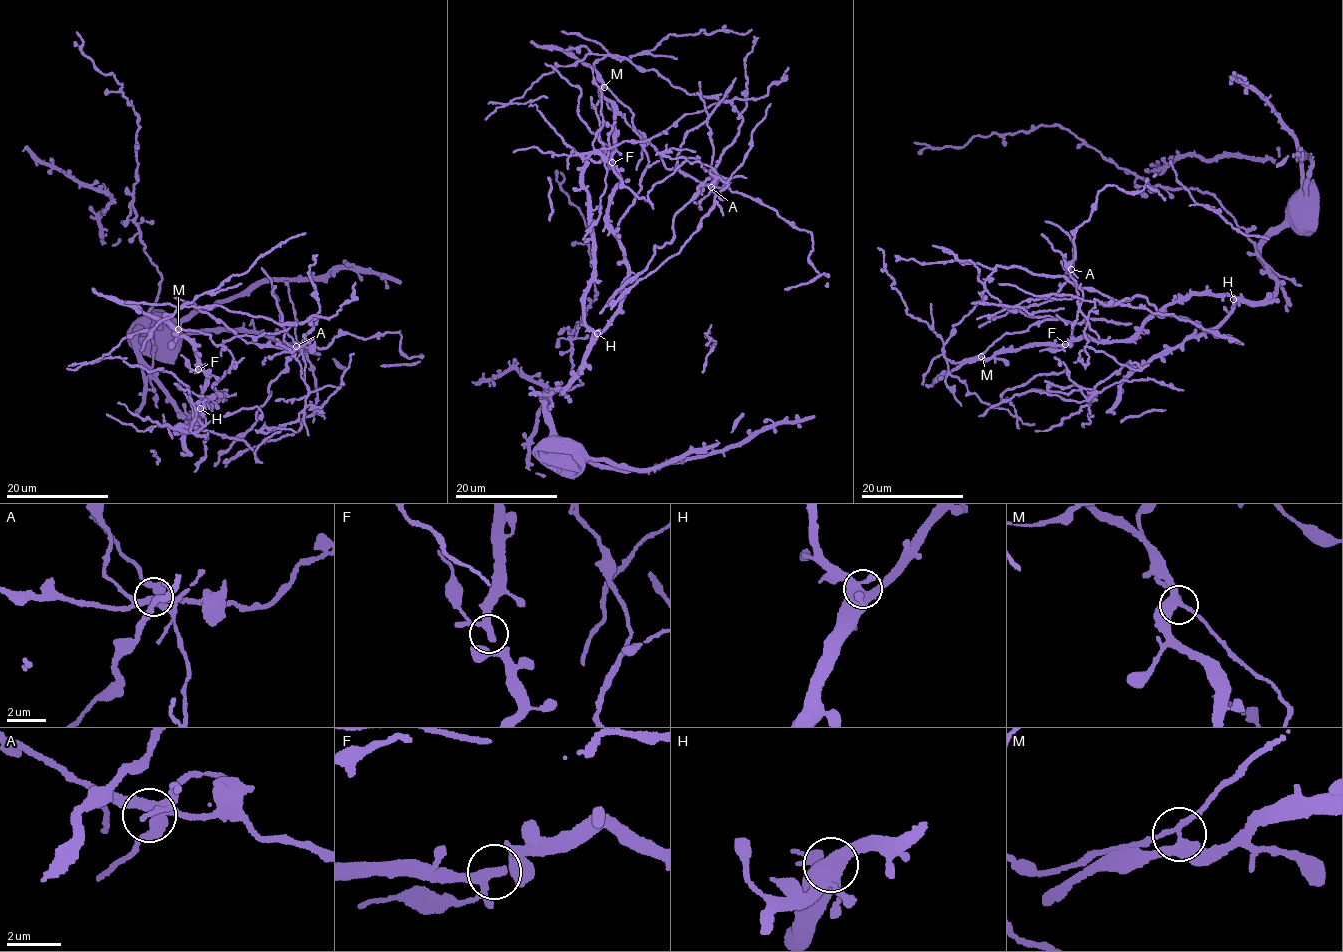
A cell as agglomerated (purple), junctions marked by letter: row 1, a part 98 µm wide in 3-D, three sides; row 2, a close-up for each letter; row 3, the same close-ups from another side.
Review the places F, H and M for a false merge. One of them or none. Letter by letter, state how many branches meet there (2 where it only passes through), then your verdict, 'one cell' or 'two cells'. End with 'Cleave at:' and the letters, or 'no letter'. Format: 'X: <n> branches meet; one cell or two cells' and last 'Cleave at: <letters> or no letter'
F: 4 branches meet; one cell
H: 4 branches meet; one cell
M: 4 branches meet; two cells
Cleave at: M

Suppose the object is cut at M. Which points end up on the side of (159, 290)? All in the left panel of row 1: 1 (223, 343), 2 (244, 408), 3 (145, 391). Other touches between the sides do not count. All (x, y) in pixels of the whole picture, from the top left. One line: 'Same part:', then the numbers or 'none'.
Same part: 3

